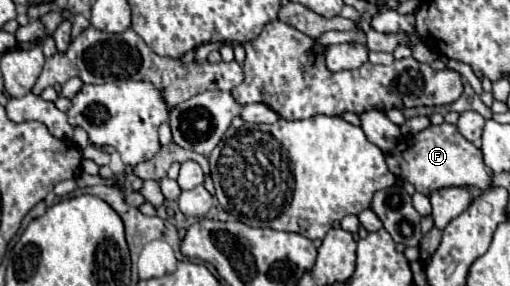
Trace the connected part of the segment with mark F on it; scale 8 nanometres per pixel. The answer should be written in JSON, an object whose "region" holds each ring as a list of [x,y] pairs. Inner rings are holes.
{"region":[[[429,125],[413,137],[401,139],[391,153],[385,153],[385,161],[391,173],[399,179],[409,181],[419,193],[429,195],[441,187],[469,187],[475,185],[479,189],[487,189],[491,181],[491,173],[483,163],[481,151],[469,143],[463,135],[457,133],[453,125]]]}

